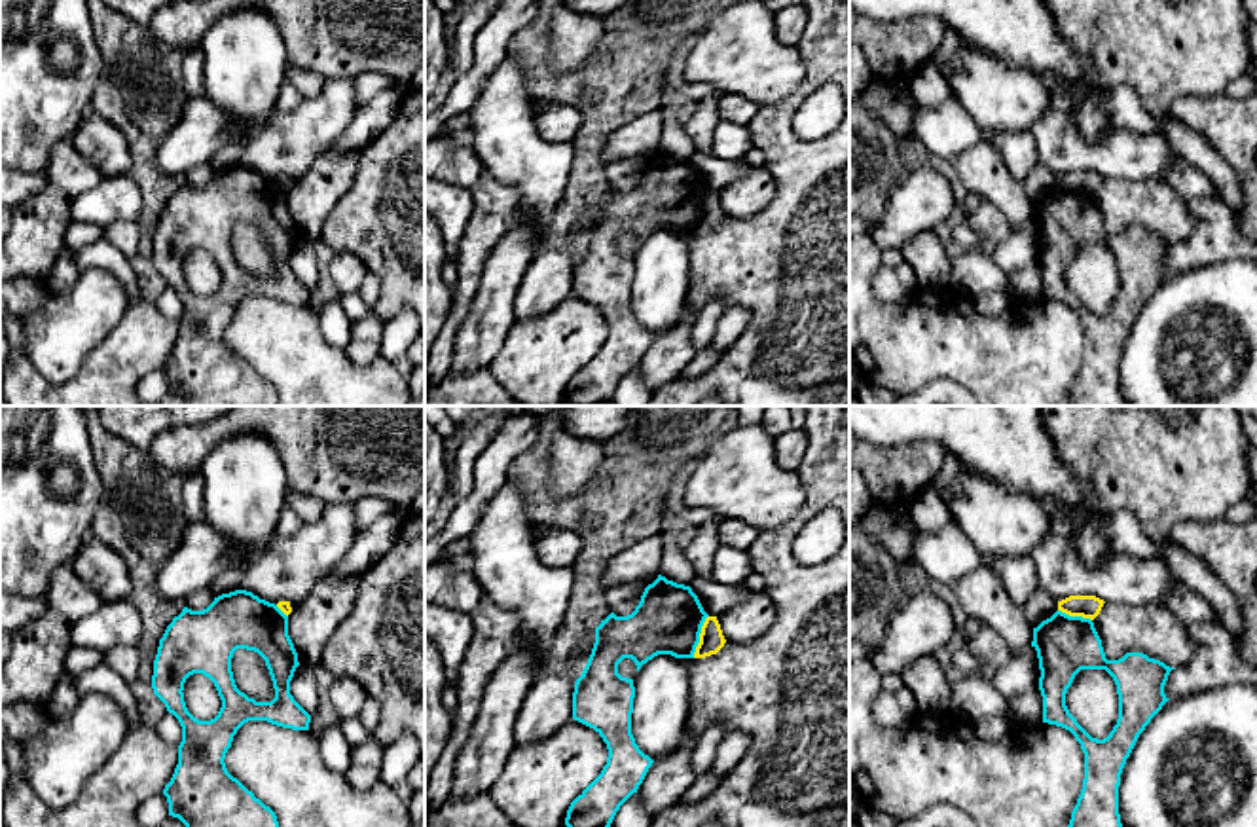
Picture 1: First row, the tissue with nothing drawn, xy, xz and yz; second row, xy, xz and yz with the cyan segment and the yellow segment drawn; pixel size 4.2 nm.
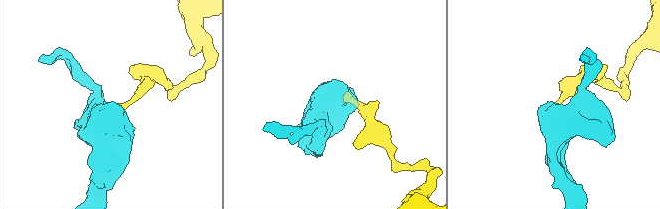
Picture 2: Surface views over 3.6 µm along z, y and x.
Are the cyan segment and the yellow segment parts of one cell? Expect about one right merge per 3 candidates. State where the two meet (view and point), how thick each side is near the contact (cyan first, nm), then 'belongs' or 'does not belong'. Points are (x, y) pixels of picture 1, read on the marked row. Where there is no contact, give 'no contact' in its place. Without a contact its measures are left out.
meets cyan in xz at (698, 636); 280 nm thick on the cyan side, 110 nm on the other; does not belong

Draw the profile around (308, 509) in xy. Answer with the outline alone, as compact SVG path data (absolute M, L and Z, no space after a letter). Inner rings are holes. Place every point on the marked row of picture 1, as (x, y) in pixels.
M288 491L286 505L301 518L303 524L319 520L326 503L303 493Z

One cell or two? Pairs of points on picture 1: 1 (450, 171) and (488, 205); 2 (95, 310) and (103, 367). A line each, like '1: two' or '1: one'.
1: one
2: two

